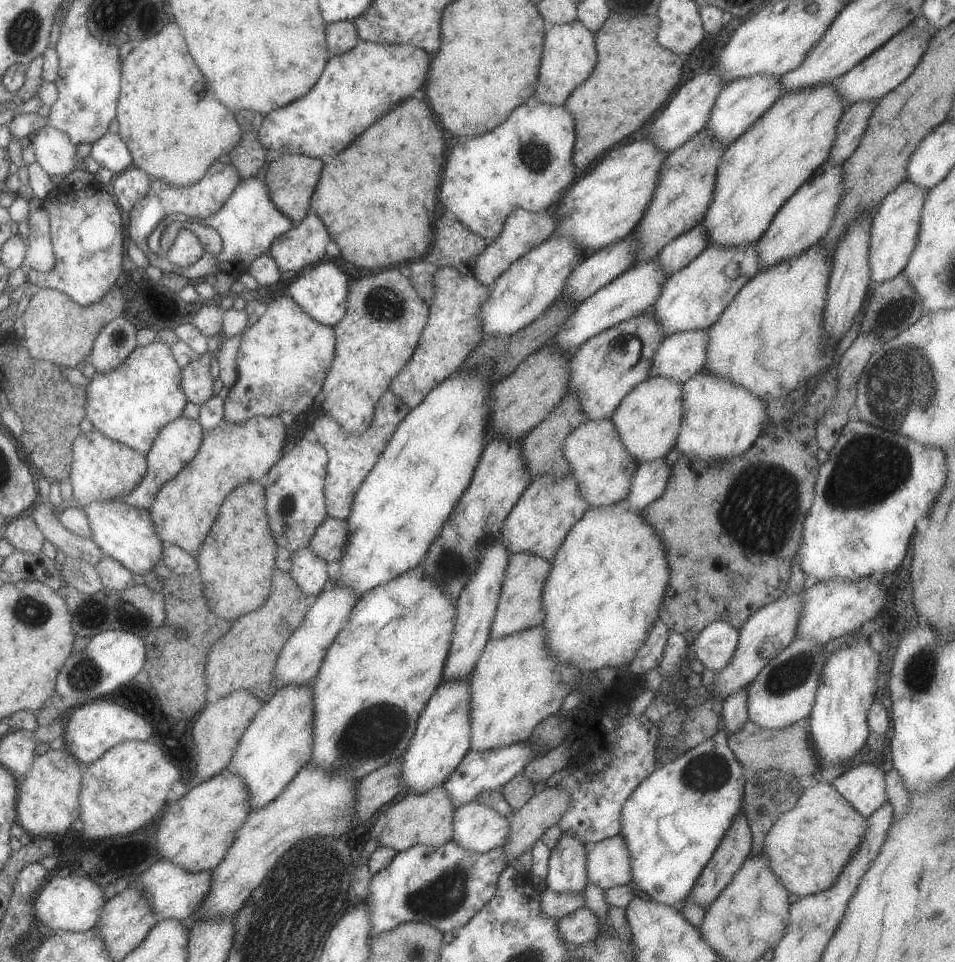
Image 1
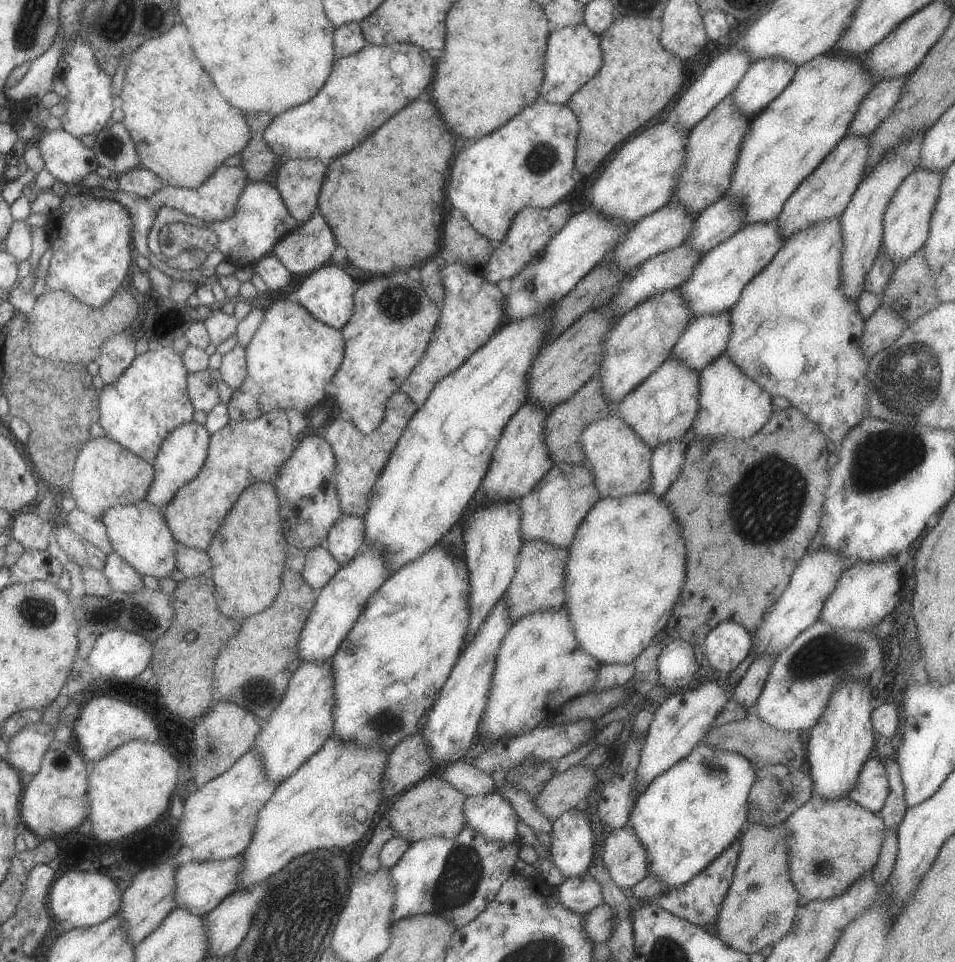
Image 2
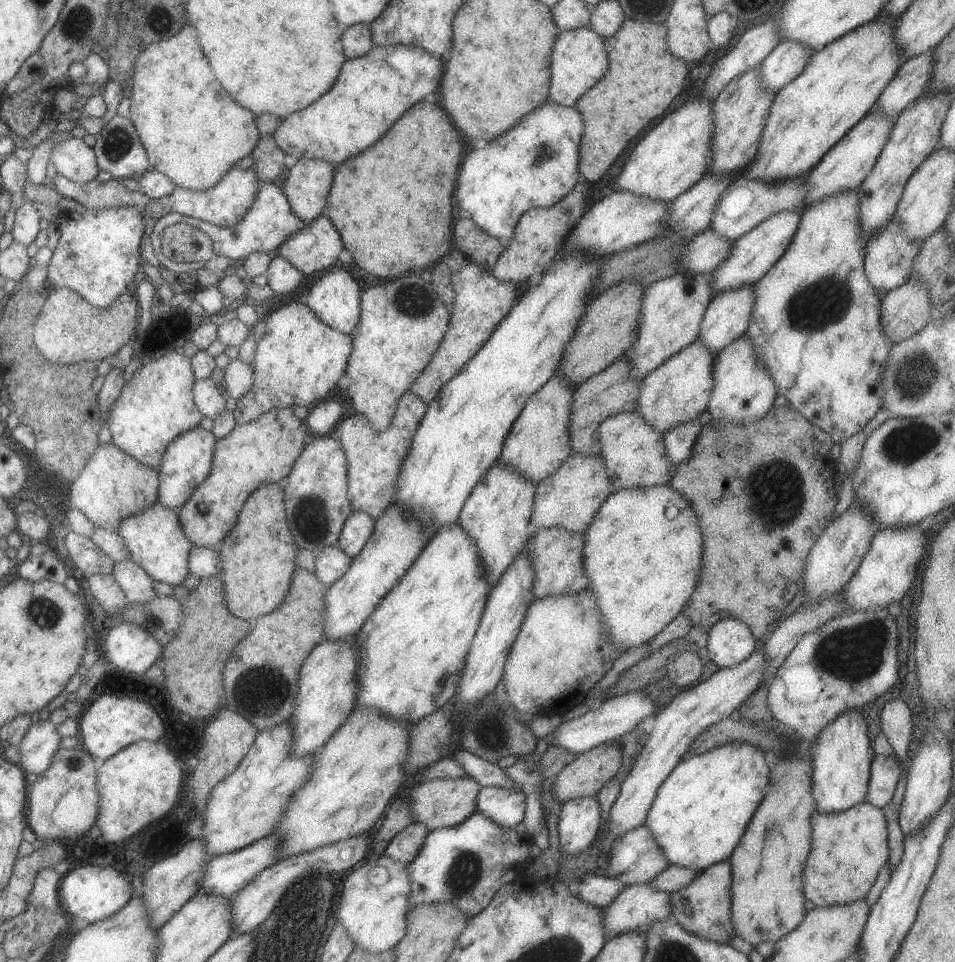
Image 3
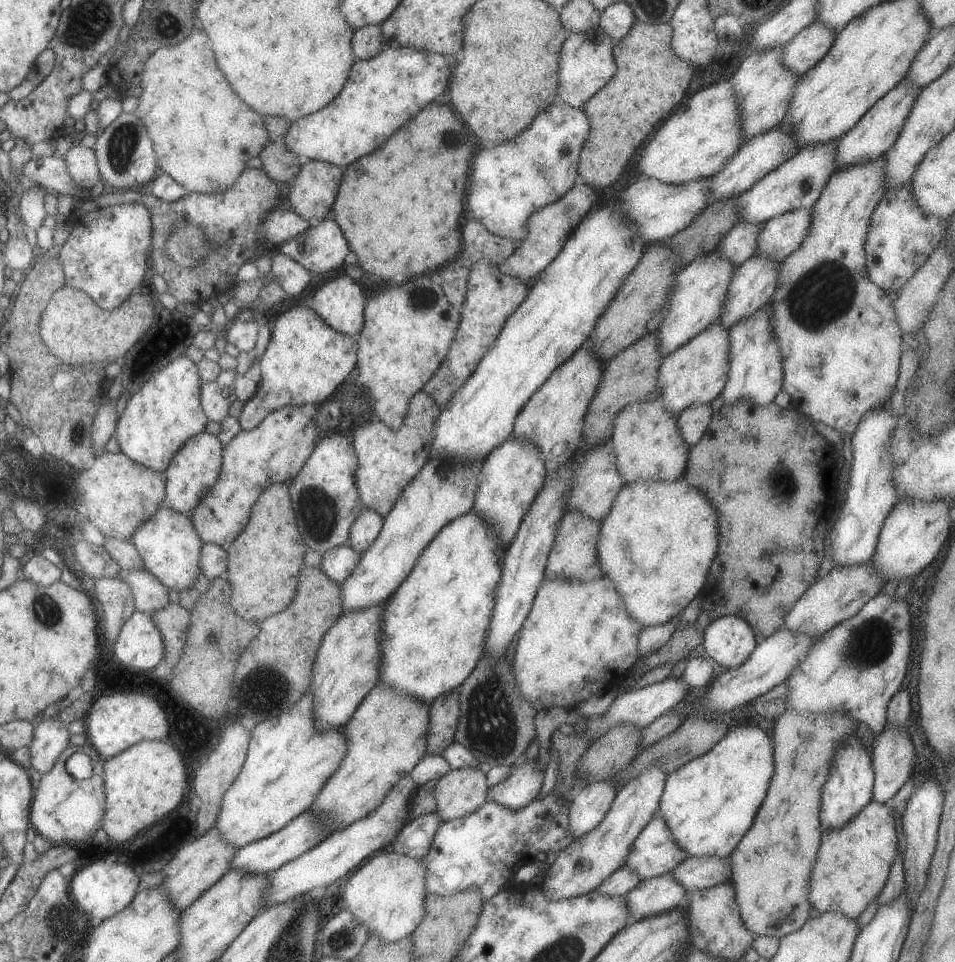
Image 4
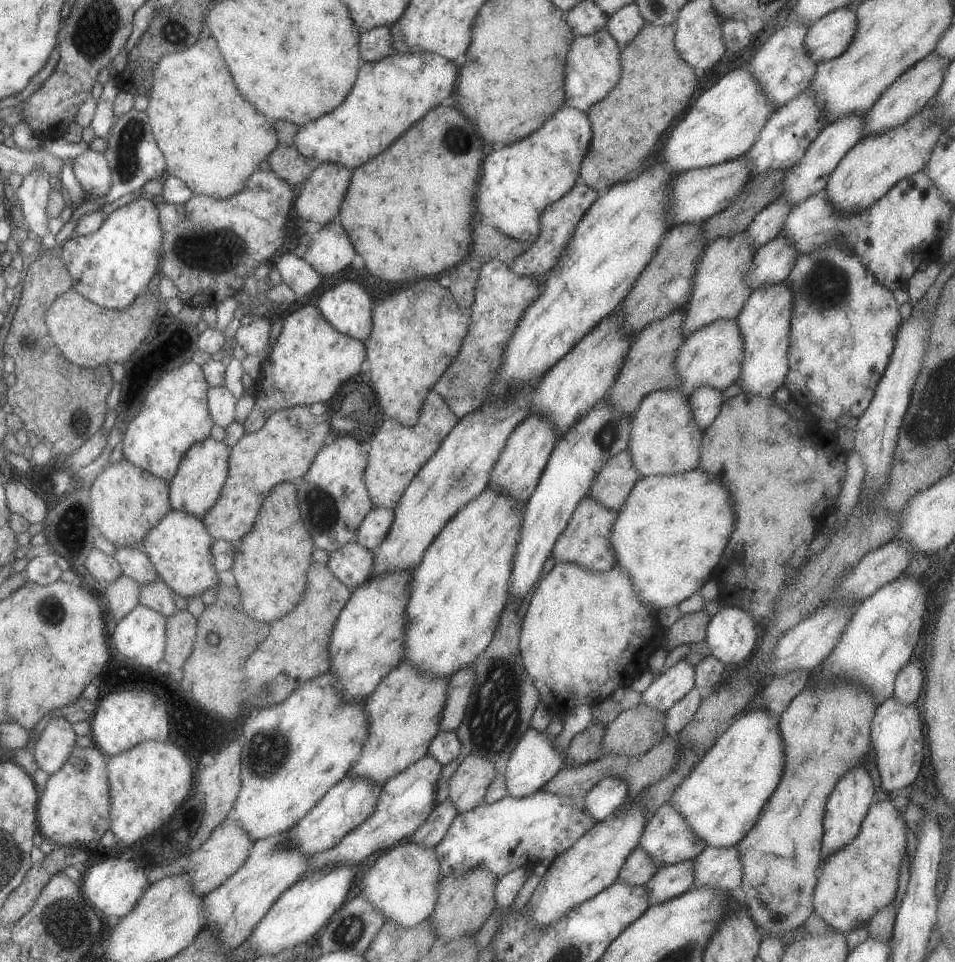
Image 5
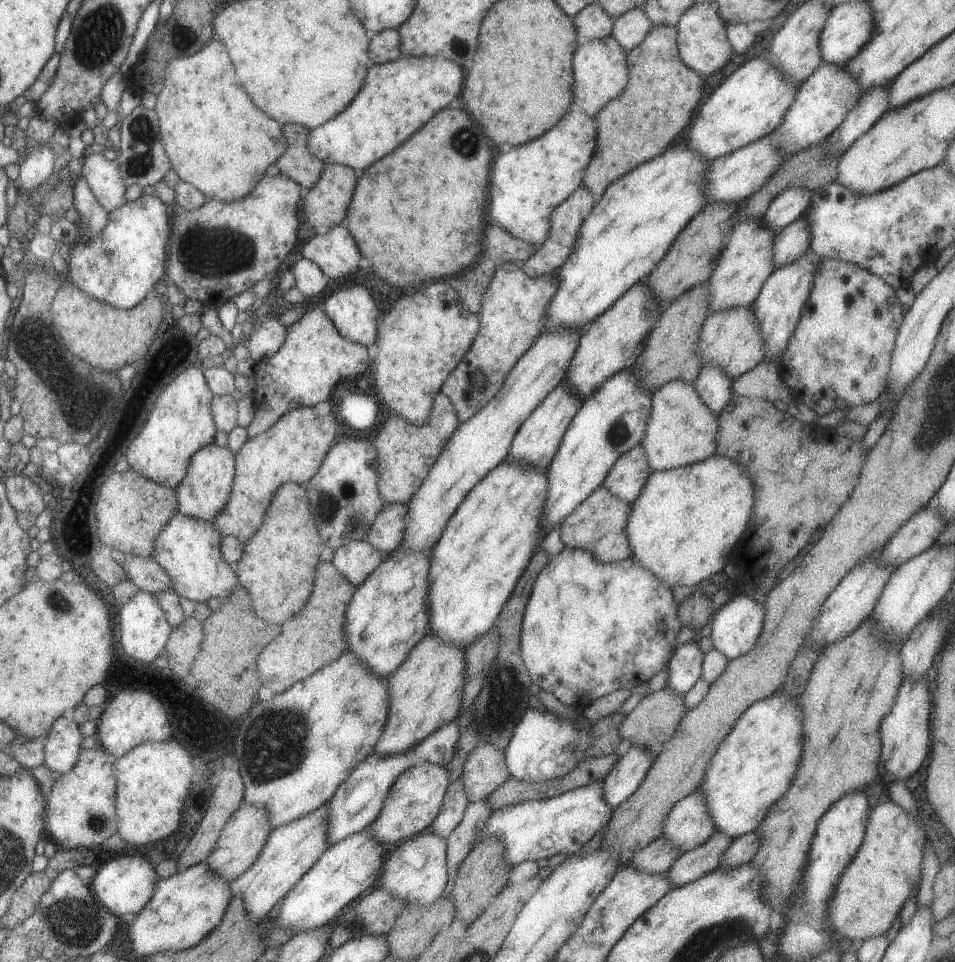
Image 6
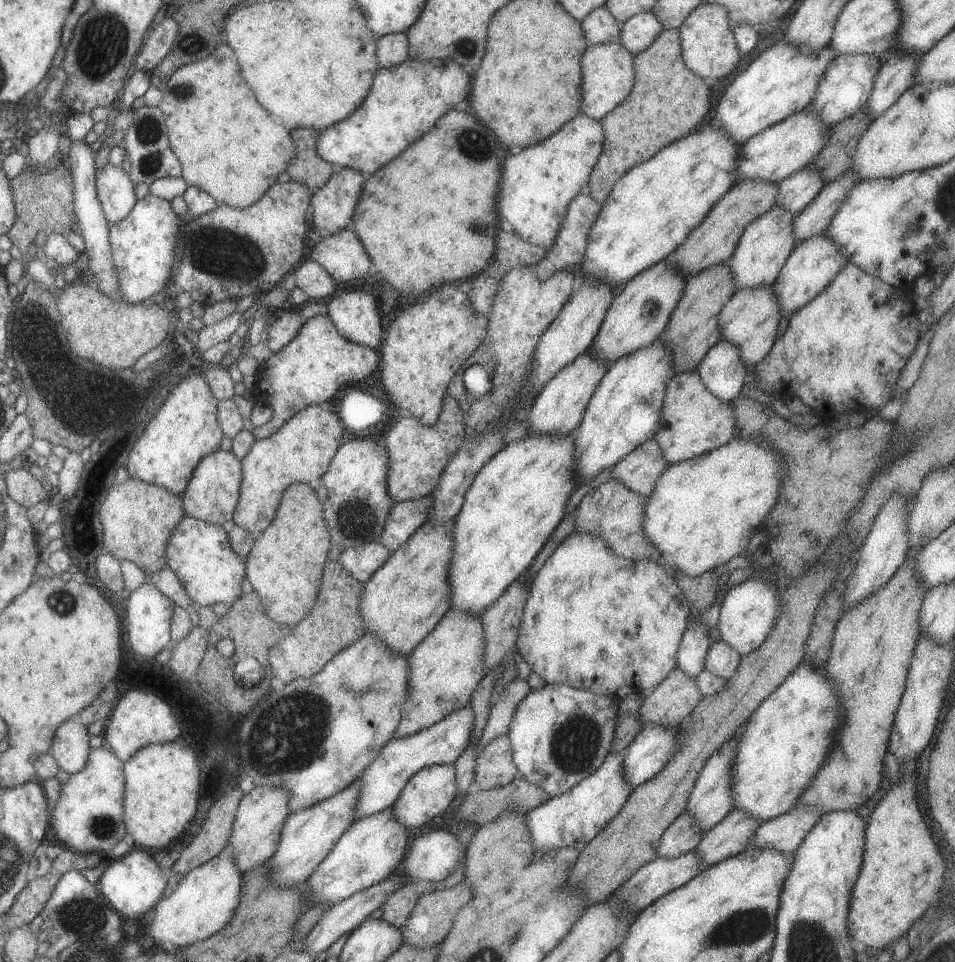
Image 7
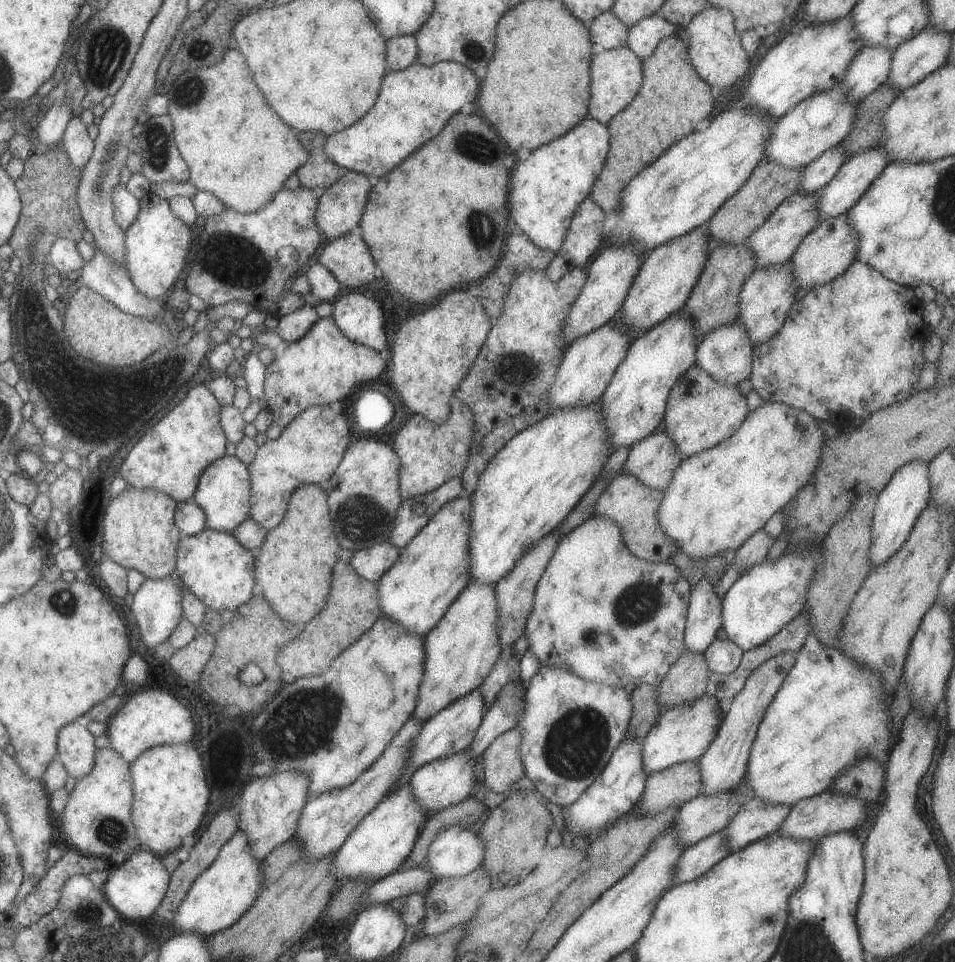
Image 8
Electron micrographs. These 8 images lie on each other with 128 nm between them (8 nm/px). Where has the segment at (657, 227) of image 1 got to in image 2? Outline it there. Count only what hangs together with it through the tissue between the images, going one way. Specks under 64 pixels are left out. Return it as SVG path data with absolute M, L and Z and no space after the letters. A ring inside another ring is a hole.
M730 93L721 102L717 102L705 118L693 125L685 144L685 164L681 166L677 188L673 190L673 196L669 197L670 204L681 206L683 210L687 210L689 216L696 216L726 194L733 165L737 162L737 153L741 148L741 140L748 131L751 119L741 116L735 110Z

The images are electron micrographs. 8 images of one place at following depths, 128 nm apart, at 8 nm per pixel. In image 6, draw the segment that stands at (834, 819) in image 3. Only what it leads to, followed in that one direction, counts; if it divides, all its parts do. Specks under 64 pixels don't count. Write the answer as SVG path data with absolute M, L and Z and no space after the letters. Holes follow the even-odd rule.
M889 800L877 804L870 809L868 821L861 846L853 860L845 866L837 880L837 888L833 890L833 896L829 898L829 910L827 910L828 925L840 938L850 940L865 940L871 936L885 936L886 931L892 926L898 917L905 901L917 889L921 881L921 864L923 860L923 832L915 824L915 818L898 804Z

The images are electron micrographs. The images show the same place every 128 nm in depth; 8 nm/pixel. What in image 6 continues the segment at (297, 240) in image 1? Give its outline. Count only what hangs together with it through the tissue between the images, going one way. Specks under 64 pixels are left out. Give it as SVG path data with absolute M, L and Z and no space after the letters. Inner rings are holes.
M337 224L333 228L328 228L325 234L317 233L313 238L307 240L301 248L301 256L317 264L319 270L326 274L328 278L339 278L339 276L345 276L345 274L359 270L359 250L357 250L353 236L351 236L345 224Z

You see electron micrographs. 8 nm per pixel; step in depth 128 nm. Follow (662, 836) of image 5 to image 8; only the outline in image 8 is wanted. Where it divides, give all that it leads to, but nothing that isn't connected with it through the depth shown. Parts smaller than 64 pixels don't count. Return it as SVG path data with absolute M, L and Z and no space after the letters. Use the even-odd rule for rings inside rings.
M785 651L765 660L749 672L743 688L731 699L730 708L724 715L711 746L697 761L699 776L701 776L701 794L729 792L739 786L747 768L751 744L755 740L761 718L765 714L765 709L771 704L773 696L777 694L777 689L781 688L781 683L793 666L793 662L795 662L795 653Z

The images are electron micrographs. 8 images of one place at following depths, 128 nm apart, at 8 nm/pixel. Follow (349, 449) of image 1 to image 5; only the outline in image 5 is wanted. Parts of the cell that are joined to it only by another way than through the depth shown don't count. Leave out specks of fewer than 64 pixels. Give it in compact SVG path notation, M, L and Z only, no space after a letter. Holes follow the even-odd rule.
M431 390L421 404L417 424L405 427L393 418L387 418L382 422L367 446L367 464L363 470L365 490L373 507L383 506L383 508L394 509L397 506L413 476L433 456L457 421L455 414L449 410L449 406L441 396Z

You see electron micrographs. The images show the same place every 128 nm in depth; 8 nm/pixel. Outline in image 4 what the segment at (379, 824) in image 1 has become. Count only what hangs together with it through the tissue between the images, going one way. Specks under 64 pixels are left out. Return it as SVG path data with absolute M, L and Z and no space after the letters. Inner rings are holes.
M484 767L450 770L433 788L434 812L443 821L463 818L487 800L488 787Z

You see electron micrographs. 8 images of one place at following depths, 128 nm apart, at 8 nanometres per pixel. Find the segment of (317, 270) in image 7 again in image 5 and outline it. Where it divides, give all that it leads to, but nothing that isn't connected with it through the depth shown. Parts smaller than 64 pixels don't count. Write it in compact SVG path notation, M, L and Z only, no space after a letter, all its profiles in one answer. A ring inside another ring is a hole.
M293 253L281 254L271 267L277 268L282 282L289 286L296 296L311 294L321 282L322 276Z

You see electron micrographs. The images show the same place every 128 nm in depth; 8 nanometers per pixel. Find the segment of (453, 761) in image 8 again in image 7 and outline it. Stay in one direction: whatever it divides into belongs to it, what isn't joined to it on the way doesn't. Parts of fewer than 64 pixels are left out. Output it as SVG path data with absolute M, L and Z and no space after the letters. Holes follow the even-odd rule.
M454 764L423 767L401 788L397 800L392 804L393 818L409 831L424 827L431 818L447 814L447 808L456 796Z

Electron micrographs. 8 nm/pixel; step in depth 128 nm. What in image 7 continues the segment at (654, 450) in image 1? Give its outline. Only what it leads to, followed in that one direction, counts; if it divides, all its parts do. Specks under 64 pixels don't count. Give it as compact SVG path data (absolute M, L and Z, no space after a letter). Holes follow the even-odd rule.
M773 284L735 291L719 312L721 338L725 338L729 344L739 348L739 356L749 370L752 370L753 366L771 350L783 324L784 321L773 294Z

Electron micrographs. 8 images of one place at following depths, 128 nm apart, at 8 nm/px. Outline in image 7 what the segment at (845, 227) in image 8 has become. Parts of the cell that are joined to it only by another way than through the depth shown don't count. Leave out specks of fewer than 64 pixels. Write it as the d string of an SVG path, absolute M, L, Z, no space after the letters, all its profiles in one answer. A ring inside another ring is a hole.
M825 232L815 234L809 238L803 238L799 244L794 245L793 250L789 253L785 264L781 267L779 276L773 283L773 294L779 306L779 312L783 321L792 315L798 309L813 300L818 294L827 288L834 276L843 266L845 266L845 256L839 252L839 248L825 236Z

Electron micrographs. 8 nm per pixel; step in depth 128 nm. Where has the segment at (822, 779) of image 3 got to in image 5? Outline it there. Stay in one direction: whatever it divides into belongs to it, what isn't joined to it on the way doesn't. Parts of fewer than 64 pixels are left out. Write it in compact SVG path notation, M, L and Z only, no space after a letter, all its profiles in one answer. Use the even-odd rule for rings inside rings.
M857 764L855 768L845 772L845 776L842 776L841 780L833 786L833 792L827 798L822 818L821 860L827 858L829 854L841 850L845 844L849 844L849 841L857 836L869 806L875 802L877 790L861 764Z

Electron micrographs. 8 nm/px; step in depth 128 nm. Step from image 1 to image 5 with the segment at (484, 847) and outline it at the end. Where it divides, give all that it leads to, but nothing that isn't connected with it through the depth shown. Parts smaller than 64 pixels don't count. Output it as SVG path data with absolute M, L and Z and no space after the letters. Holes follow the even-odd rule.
M529 726L525 730L525 734L517 740L513 752L510 752L509 758L507 758L507 764L503 771L506 796L523 798L539 791L539 788L545 782L553 778L561 770L565 762L565 753L559 752L551 744L551 740L549 740L549 736L545 734L544 730L537 731L532 726Z

